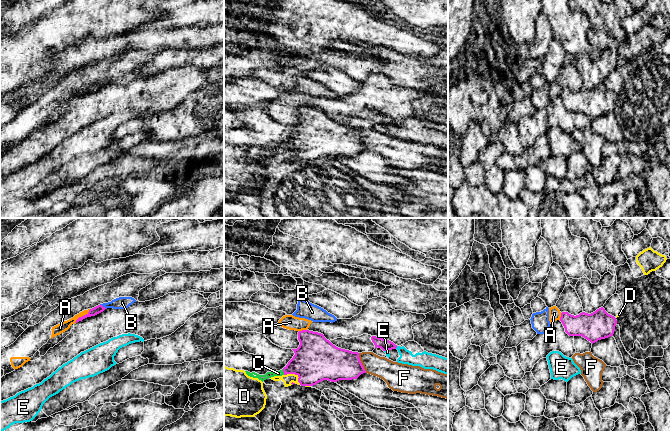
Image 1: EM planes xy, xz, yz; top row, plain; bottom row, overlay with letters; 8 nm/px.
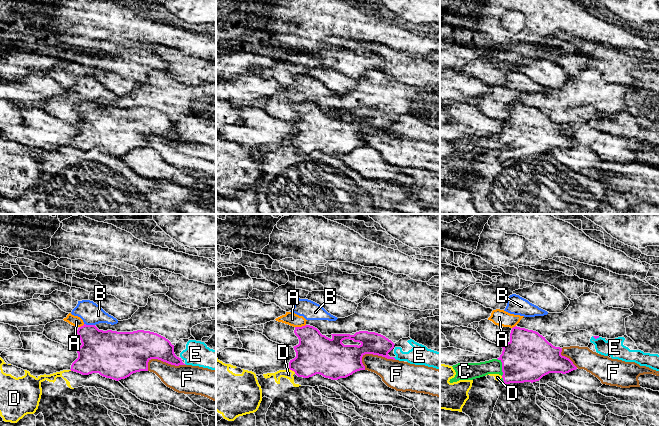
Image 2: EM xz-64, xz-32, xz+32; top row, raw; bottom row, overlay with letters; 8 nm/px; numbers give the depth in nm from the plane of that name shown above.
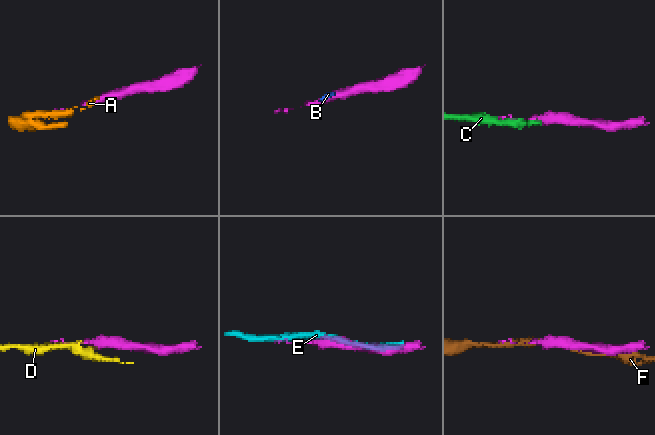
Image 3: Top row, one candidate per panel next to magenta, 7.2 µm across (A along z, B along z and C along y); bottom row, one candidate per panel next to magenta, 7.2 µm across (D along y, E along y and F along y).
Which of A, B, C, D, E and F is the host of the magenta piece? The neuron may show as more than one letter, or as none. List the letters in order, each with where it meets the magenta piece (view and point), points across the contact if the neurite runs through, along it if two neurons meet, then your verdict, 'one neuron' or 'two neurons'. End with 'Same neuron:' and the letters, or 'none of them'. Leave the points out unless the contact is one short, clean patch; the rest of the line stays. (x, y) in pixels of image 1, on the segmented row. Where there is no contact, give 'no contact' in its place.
A: xy (82, 316) | along xy (90, 309), (74, 322) | two neurons
B: xy (102, 306) | along xy (100, 304), (106, 308) | two neurons
C: xz (283, 371) | one neuron
D: xz (295, 374) | along xz (284, 374), (295, 374), (300, 384) | two neurons
E: xz (396, 347) | two neurons
F: xz (361, 363) | two neurons
Same neuron: C

